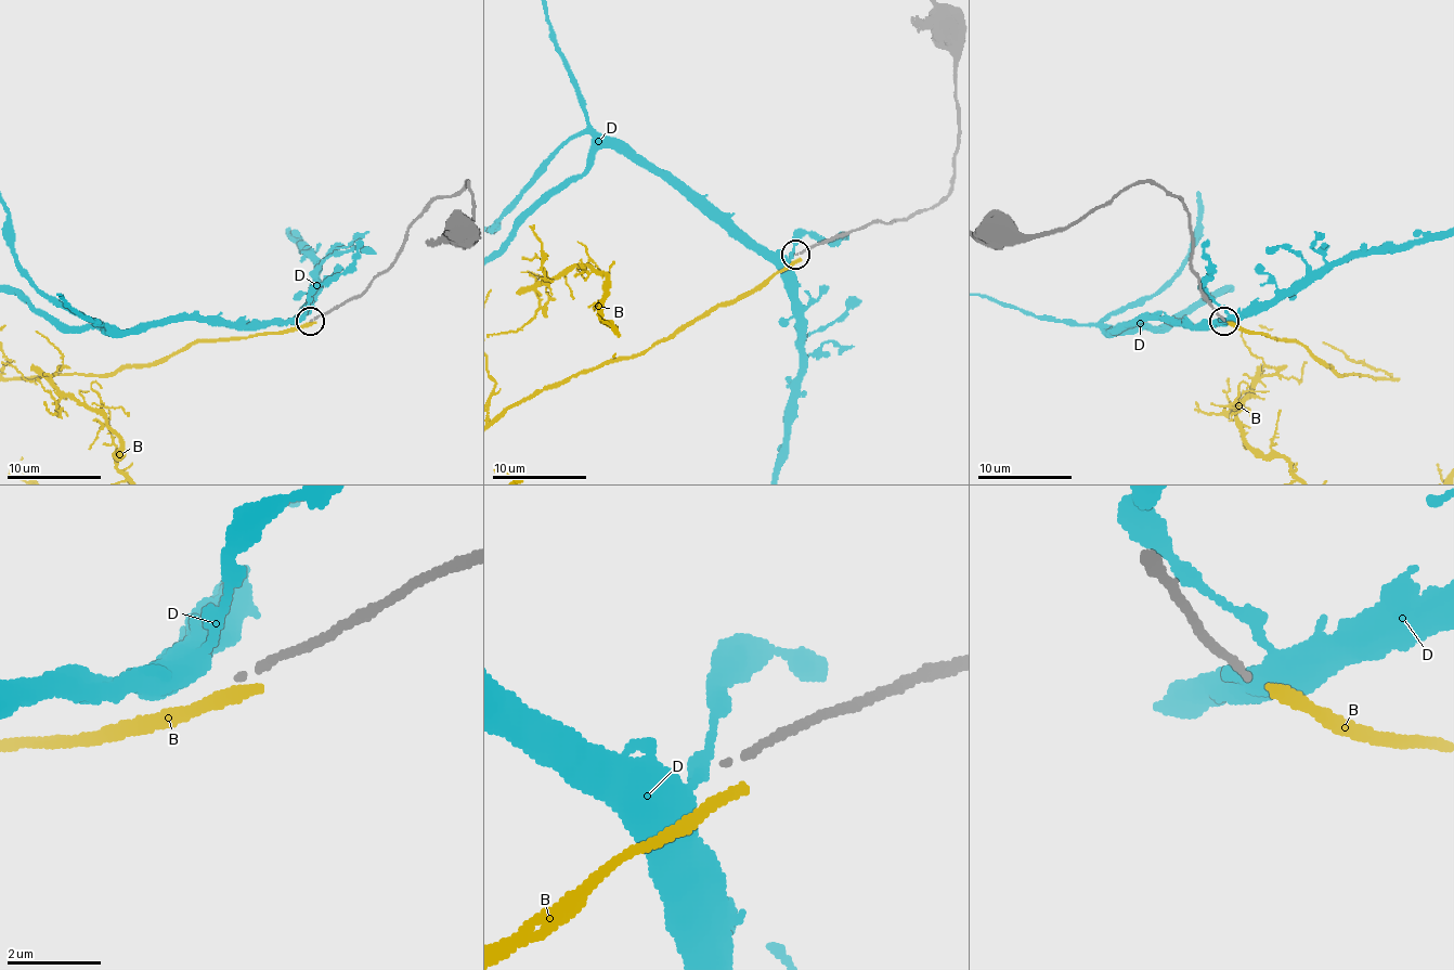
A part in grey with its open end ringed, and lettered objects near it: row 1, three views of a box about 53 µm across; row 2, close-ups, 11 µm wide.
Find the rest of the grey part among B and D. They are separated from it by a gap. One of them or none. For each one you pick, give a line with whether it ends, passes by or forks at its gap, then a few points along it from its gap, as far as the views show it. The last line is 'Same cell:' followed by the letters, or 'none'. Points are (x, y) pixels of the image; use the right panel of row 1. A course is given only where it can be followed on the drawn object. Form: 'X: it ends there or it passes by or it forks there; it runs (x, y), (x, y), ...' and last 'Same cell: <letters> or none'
Same cell: none

